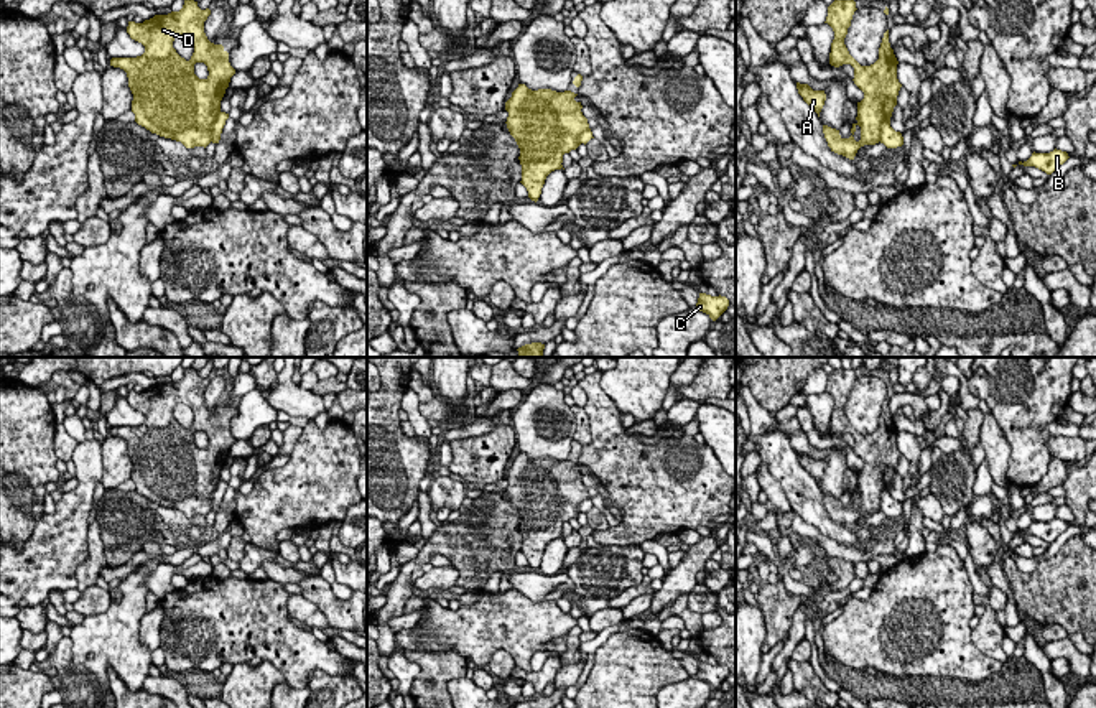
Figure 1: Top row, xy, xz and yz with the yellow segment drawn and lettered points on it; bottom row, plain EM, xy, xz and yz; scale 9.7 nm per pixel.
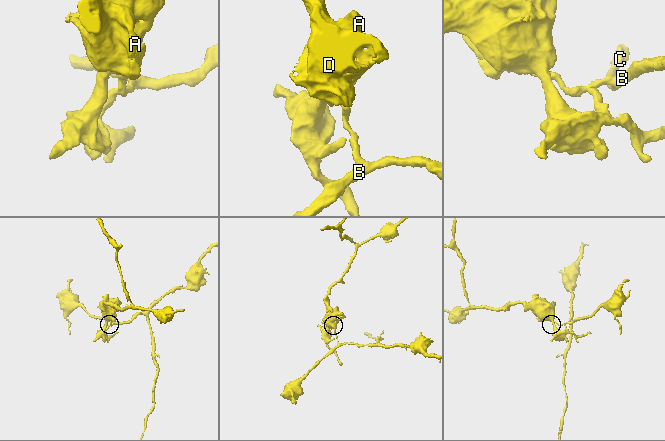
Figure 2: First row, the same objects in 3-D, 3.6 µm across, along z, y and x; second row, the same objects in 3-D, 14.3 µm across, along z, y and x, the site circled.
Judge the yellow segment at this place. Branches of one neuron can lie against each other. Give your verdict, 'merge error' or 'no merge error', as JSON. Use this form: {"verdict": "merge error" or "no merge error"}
{"verdict": "merge error"}

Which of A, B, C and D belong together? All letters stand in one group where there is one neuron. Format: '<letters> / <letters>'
A D / B C

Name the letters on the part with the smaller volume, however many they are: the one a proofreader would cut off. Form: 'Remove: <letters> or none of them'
Remove: A, D

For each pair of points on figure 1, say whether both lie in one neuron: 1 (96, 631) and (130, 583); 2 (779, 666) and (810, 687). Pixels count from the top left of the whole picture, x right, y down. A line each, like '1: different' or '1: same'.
1: same
2: different

